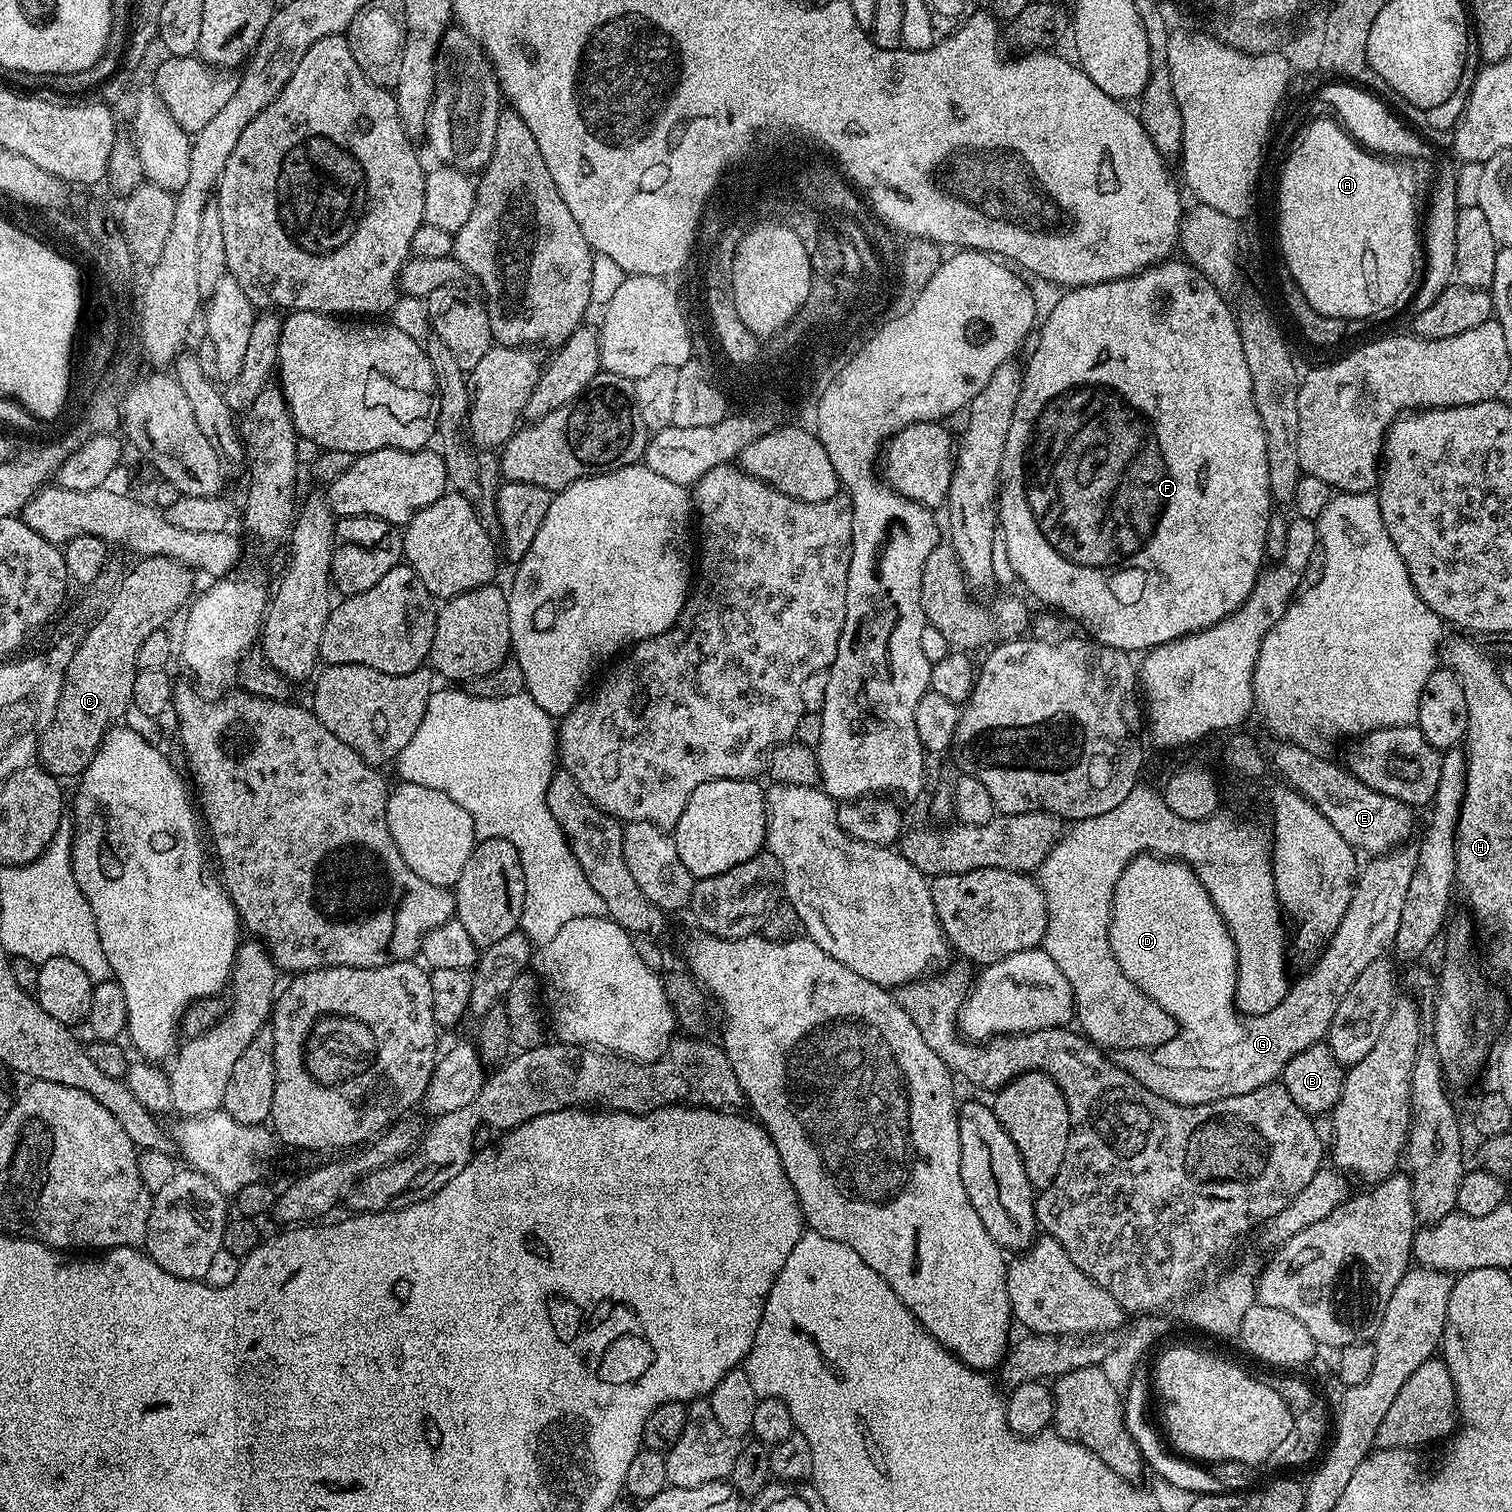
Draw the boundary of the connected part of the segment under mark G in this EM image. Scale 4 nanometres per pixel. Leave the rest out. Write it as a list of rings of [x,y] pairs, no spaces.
[[[1401,846],[1391,852],[1377,855],[1368,865],[1359,869],[1352,894],[1352,901],[1338,926],[1338,930],[1328,940],[1319,953],[1316,965],[1289,987],[1286,998],[1270,1010],[1270,1014],[1248,1016],[1241,1019],[1237,1032],[1231,1036],[1218,1038],[1210,1030],[1205,1031],[1202,1039],[1198,1036],[1177,1034],[1170,1042],[1157,1048],[1121,1048],[1111,1053],[1119,1068],[1126,1070],[1130,1078],[1137,1080],[1150,1094],[1158,1094],[1158,1098],[1166,1098],[1166,1102],[1174,1102],[1182,1106],[1202,1106],[1210,1102],[1218,1102],[1222,1098],[1234,1098],[1242,1094],[1250,1094],[1250,1090],[1258,1090],[1267,1084],[1275,1084],[1283,1077],[1284,1067],[1302,1050],[1321,1043],[1328,1035],[1328,1027],[1334,1021],[1339,1003],[1346,997],[1355,979],[1380,956],[1385,955],[1395,945],[1398,934],[1398,922],[1402,919],[1402,905],[1406,902],[1406,890],[1410,887],[1410,877],[1414,875],[1416,865],[1416,848]]]

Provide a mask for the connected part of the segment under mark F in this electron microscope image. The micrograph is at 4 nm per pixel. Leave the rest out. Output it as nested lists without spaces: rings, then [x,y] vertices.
[[[1169,258],[1163,262],[1157,262],[1151,268],[1143,268],[1141,272],[1133,276],[1107,280],[1085,288],[1074,288],[1063,293],[1065,296],[1049,310],[1048,317],[1045,320],[1043,317],[1038,328],[1038,335],[1035,337],[1035,340],[1037,339],[1036,349],[1033,350],[1032,357],[1028,360],[1028,368],[1026,364],[1023,369],[1018,406],[1014,410],[1014,422],[1010,422],[1010,438],[1006,438],[1006,450],[1000,467],[998,532],[1006,542],[1006,558],[1010,558],[1010,566],[1014,570],[1016,580],[1024,583],[1044,603],[1044,606],[1065,617],[1068,615],[1072,620],[1077,620],[1088,631],[1085,633],[1096,643],[1105,644],[1129,654],[1143,654],[1152,648],[1168,644],[1171,640],[1206,630],[1210,626],[1222,622],[1222,618],[1226,618],[1234,610],[1238,610],[1242,606],[1242,602],[1246,602],[1250,590],[1254,590],[1254,582],[1260,577],[1261,571],[1265,567],[1264,547],[1266,546],[1267,522],[1274,511],[1274,501],[1270,490],[1270,470],[1266,470],[1266,434],[1262,430],[1262,418],[1258,418],[1258,410],[1254,406],[1250,366],[1246,366],[1246,354],[1242,350],[1242,338],[1237,317],[1234,315],[1233,309],[1232,312],[1228,309],[1228,300],[1199,269],[1183,259],[1176,259]]]

